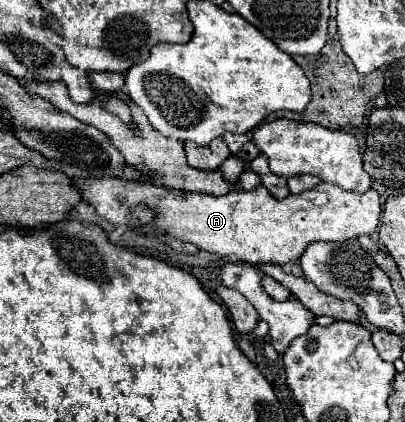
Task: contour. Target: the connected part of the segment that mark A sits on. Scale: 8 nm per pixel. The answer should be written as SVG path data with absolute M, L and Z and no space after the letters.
M79 178L73 180L73 186L79 190L81 198L95 208L99 216L109 220L111 224L125 224L129 228L135 228L129 214L133 212L135 204L145 204L149 210L157 210L157 218L153 218L153 230L155 234L169 234L171 238L181 238L183 242L191 242L201 250L225 256L229 260L243 260L249 264L277 264L283 266L287 262L299 260L307 244L325 240L325 242L337 242L337 240L355 240L361 234L373 234L379 226L381 216L381 200L377 190L367 190L363 194L347 192L335 184L317 184L313 190L307 190L305 194L289 194L287 198L271 198L269 190L263 186L257 186L251 192L245 190L233 190L225 196L211 196L205 192L189 192L181 188L159 188L151 182L141 180L125 180L125 178Z

